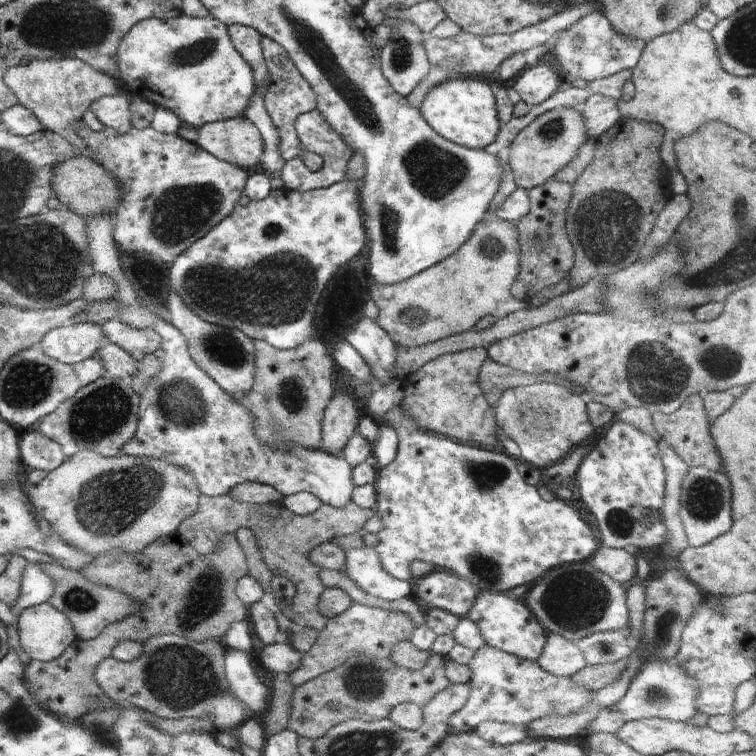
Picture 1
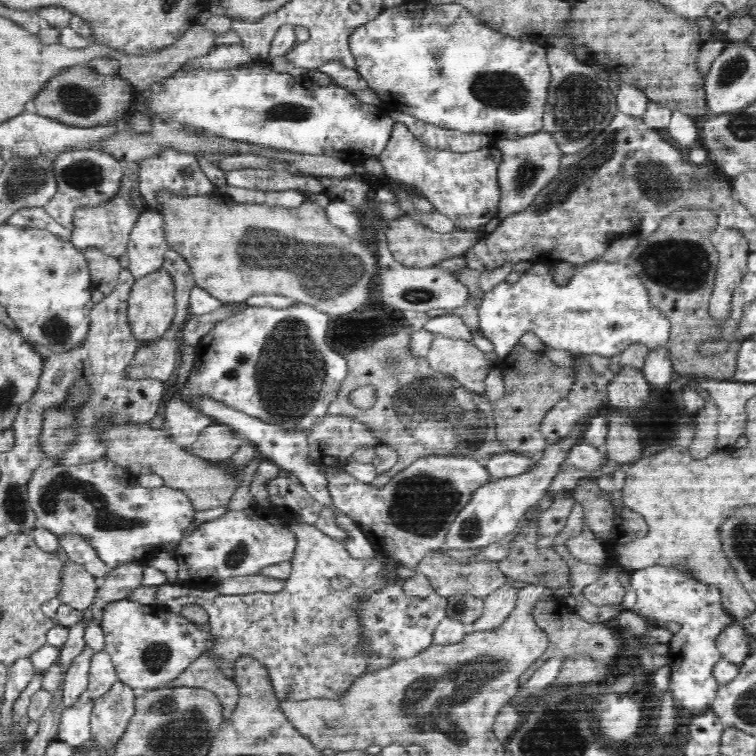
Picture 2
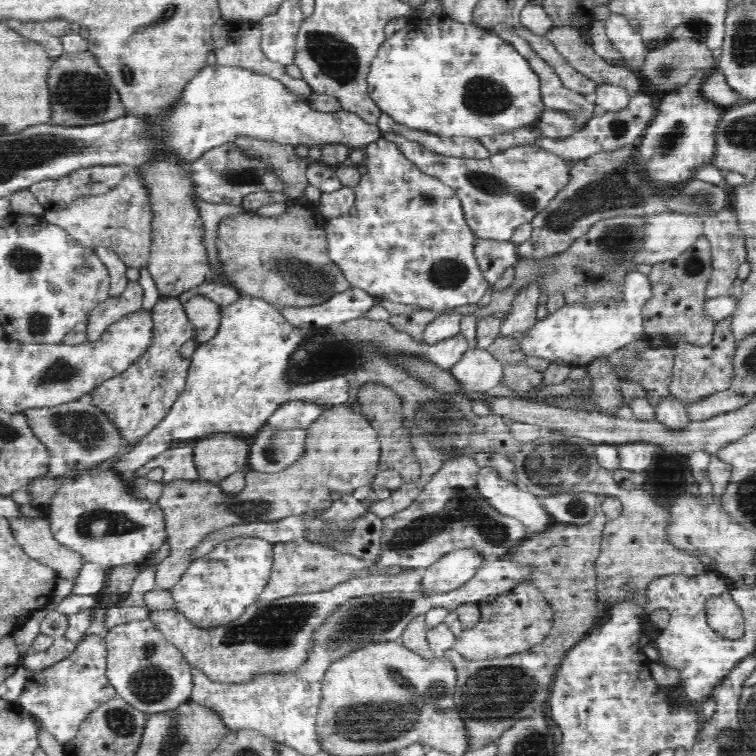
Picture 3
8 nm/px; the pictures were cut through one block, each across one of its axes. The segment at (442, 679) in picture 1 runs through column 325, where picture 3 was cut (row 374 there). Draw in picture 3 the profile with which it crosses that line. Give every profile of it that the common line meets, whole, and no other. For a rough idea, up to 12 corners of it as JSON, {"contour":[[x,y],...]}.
{"contour":[[732,315],[702,347],[678,344],[665,393],[687,405],[728,389]]}

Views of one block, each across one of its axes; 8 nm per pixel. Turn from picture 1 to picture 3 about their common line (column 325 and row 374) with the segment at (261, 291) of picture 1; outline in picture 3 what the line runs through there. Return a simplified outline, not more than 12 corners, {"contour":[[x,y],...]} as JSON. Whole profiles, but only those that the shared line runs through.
{"contour":[[242,294],[191,356],[184,391],[110,463],[255,438],[290,400],[348,404],[342,372],[290,382],[304,331]]}

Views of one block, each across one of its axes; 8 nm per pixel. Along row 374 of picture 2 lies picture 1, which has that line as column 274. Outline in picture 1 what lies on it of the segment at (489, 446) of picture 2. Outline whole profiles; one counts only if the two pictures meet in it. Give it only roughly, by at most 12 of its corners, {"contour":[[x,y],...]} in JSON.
{"contour":[[255,340],[238,400],[272,449],[320,450],[335,394],[324,342]]}

